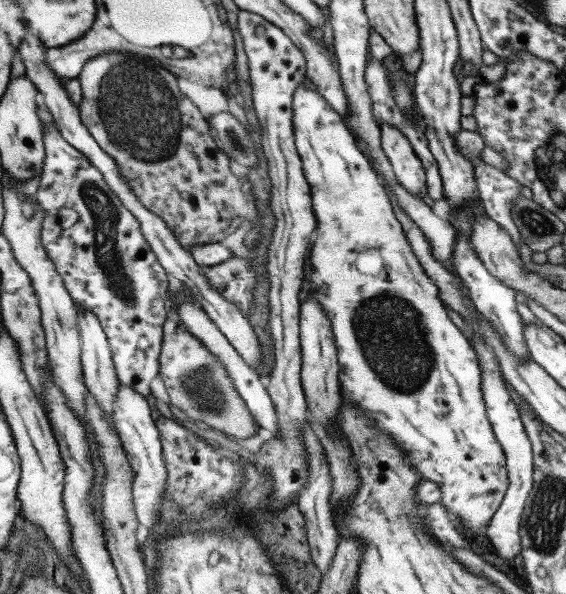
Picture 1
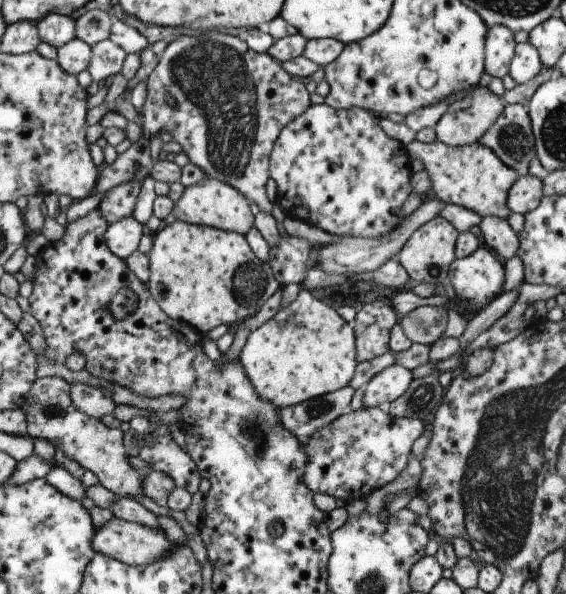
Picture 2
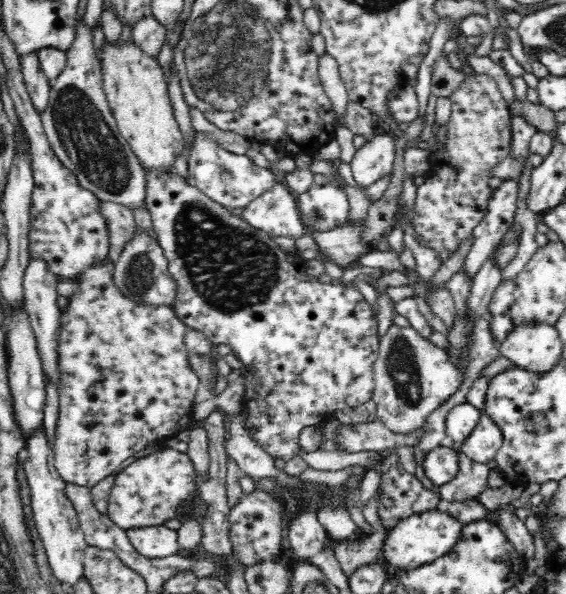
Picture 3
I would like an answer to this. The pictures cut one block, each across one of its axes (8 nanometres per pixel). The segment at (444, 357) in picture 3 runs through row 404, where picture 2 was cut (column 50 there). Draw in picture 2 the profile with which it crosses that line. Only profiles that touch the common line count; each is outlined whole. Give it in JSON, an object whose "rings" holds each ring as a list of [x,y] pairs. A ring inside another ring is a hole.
{"rings":[[[58,376],[38,378],[33,381],[28,392],[23,411],[26,431],[31,439],[50,440],[54,447],[61,448],[62,454],[85,470],[90,470],[98,478],[98,484],[120,497],[135,498],[144,494],[143,484],[146,474],[129,465],[120,429],[108,428],[96,418],[80,413],[71,402],[65,380]]]}

